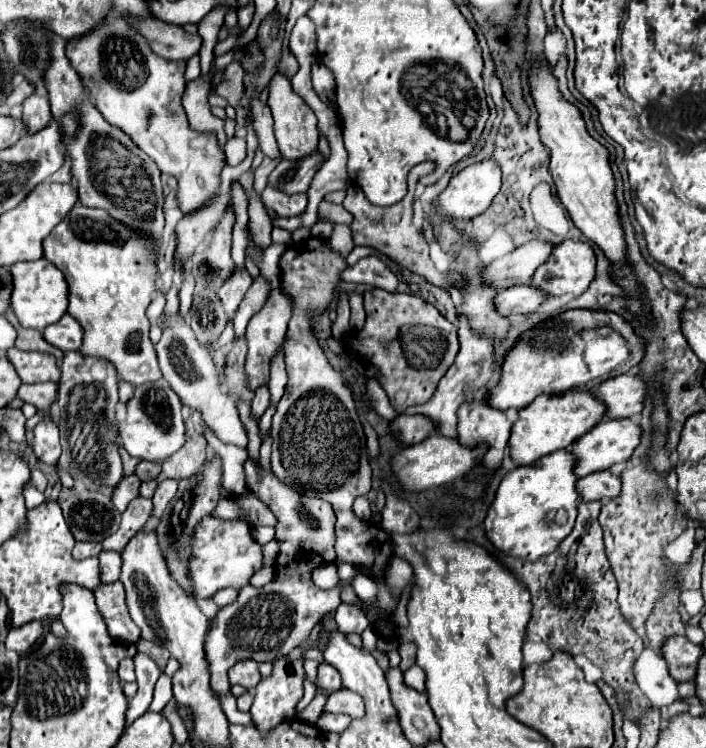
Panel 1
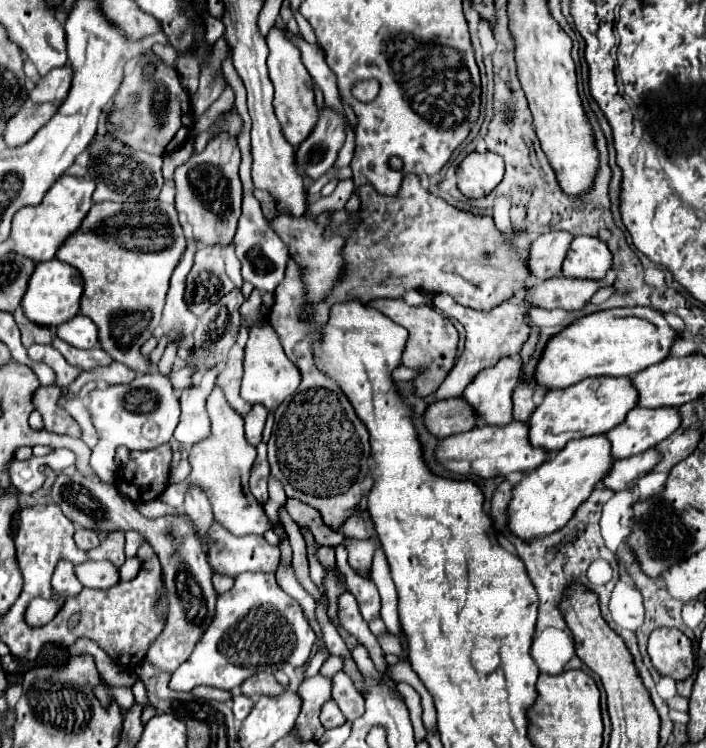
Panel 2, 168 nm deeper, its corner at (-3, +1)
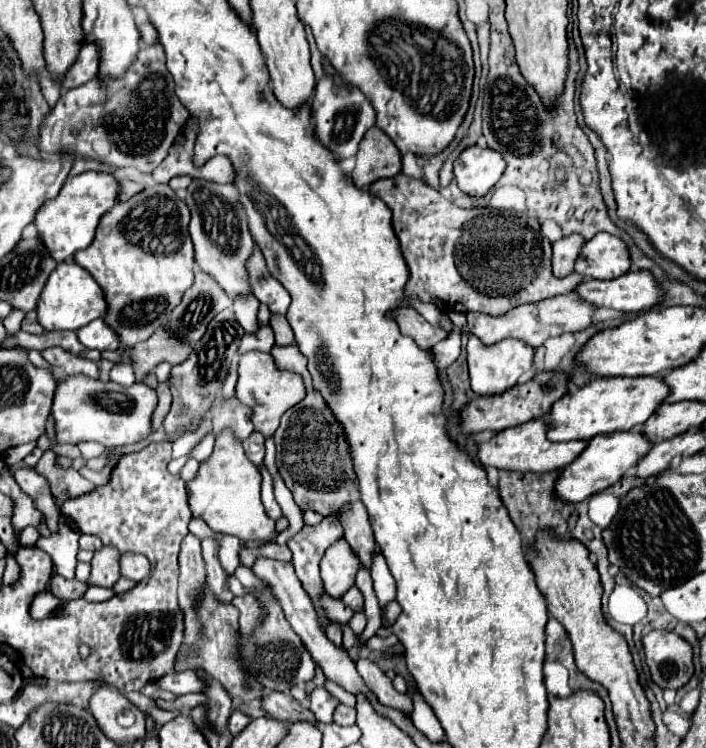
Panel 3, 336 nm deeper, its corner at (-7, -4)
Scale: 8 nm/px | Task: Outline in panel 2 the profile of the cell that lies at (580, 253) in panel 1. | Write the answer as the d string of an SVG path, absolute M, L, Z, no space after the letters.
M576 237L562 263L564 277L604 279L612 267L612 253L598 237Z

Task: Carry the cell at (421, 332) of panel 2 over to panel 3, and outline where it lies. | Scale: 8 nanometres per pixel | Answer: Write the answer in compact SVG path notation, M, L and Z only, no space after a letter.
M400 306L400 308L394 308L388 316L400 326L400 332L414 338L422 350L430 350L434 344L448 338L446 330L436 328L430 322L426 322L424 316L420 316L414 308Z

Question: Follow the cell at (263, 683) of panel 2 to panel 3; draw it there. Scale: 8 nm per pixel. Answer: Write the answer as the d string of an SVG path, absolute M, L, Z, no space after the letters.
M270 692L260 698L260 704L262 704L262 710L268 712L272 718L286 720L290 724L296 720L316 722L314 714L308 708L304 708L300 702L296 702L290 694L284 694L284 692Z

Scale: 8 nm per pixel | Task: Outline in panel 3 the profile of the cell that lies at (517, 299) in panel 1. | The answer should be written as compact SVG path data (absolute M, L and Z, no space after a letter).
M636 270L614 280L582 280L576 286L576 294L596 308L636 312L654 306L660 290L648 270Z

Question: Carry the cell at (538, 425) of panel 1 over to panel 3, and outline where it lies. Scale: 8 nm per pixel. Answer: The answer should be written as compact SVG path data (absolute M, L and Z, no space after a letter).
M642 376L642 378L594 378L574 394L564 394L558 402L552 404L550 414L546 414L548 432L546 438L552 442L570 442L570 440L590 440L598 434L622 432L638 428L648 420L648 416L662 404L666 398L666 384L660 376Z

